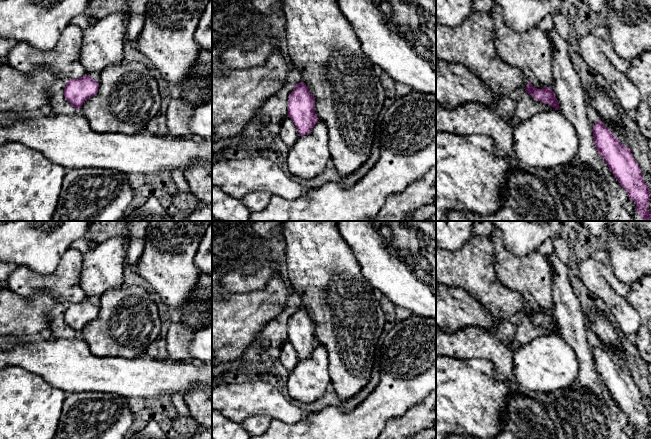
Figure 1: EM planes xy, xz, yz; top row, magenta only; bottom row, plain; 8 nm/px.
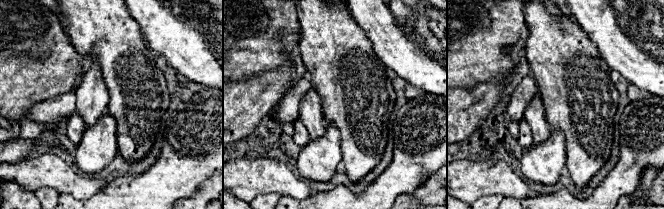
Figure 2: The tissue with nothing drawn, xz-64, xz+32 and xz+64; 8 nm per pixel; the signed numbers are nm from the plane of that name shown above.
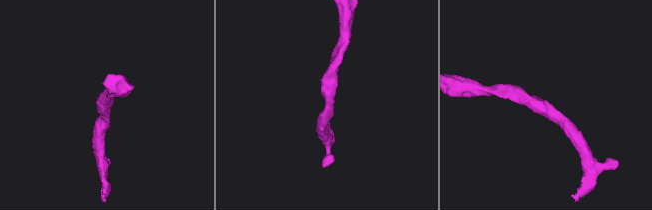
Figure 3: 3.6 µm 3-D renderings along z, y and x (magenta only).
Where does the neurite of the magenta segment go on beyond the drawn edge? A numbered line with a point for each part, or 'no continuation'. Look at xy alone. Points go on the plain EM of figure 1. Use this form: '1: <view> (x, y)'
no continuation

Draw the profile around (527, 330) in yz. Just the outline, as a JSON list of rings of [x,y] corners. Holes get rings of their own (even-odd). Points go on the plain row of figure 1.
[[[525,316],[521,323],[518,325],[514,339],[507,343],[507,345],[516,350],[521,346],[530,343],[532,340],[539,336],[546,336],[550,334],[555,334],[555,332],[534,323],[530,318]]]

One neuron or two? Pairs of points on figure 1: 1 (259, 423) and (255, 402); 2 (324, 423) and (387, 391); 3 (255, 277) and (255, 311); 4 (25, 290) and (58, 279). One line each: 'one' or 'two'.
1: two
2: one
3: two
4: one

